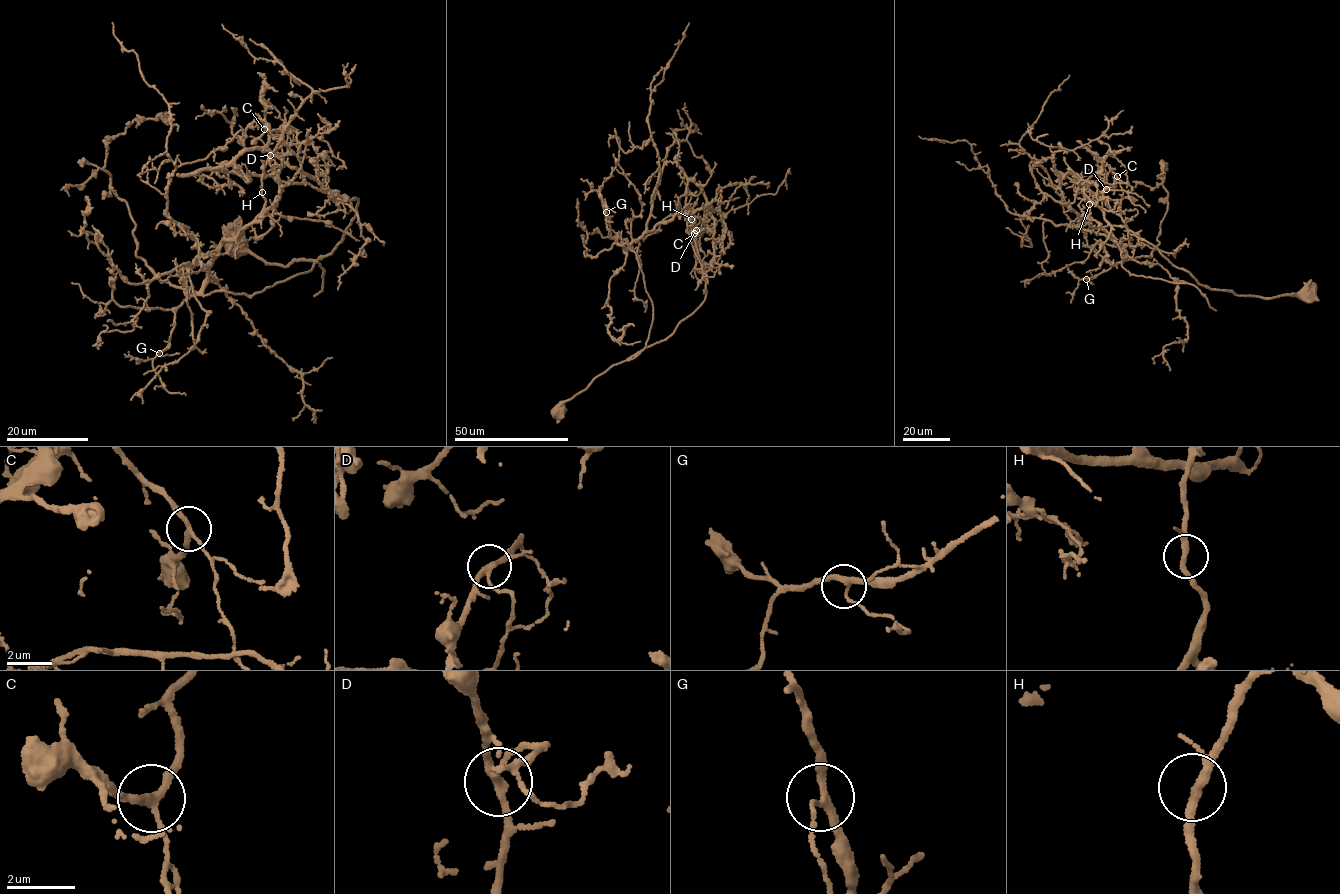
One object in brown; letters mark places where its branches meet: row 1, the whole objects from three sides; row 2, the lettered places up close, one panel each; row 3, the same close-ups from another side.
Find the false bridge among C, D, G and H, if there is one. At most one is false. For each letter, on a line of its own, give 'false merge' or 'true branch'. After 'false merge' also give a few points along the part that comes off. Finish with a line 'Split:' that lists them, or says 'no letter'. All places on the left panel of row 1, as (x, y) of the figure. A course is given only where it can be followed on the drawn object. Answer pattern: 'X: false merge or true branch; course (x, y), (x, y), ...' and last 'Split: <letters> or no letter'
C: true branch
D: false merge; course (270, 155), (265, 205), (255, 218), (190, 266), (148, 280), (132, 284), (89, 241), (87, 213)
G: true branch
H: true branch
Split: D

